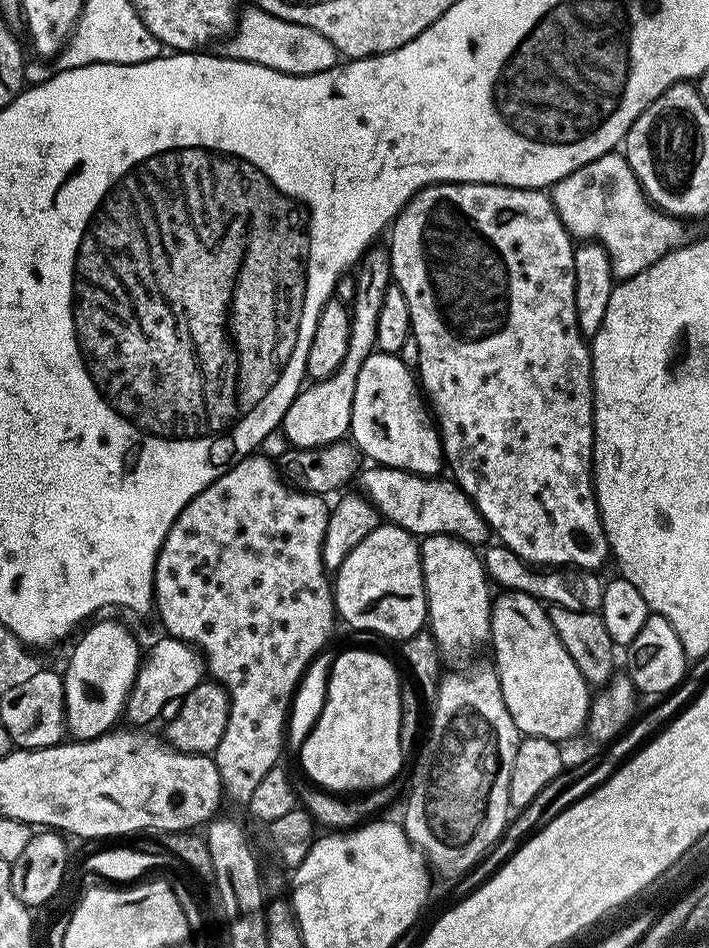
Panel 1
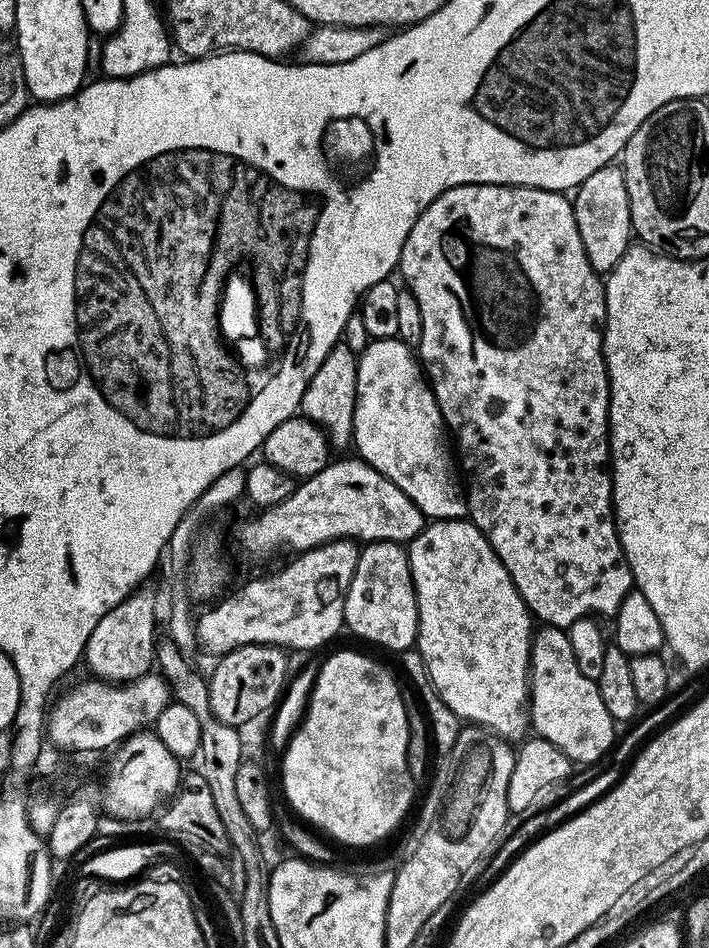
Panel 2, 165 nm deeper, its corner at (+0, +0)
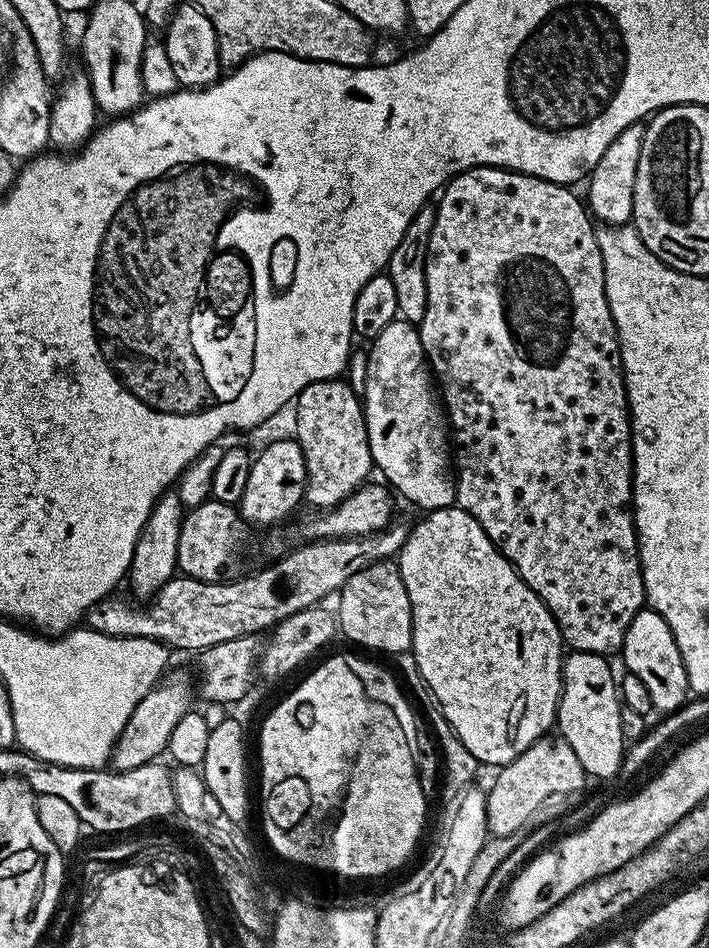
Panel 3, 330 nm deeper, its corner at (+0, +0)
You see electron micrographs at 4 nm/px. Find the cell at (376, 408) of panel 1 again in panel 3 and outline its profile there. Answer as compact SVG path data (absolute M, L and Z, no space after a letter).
M398 318L390 322L390 326L382 330L382 334L374 337L371 344L372 348L367 349L368 369L362 403L373 465L397 493L400 491L410 503L424 508L420 510L453 507L456 504L456 476L454 460L450 455L450 425L428 367L428 359L424 357L419 327Z

